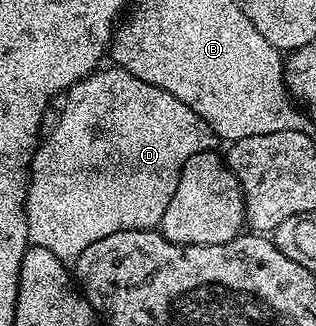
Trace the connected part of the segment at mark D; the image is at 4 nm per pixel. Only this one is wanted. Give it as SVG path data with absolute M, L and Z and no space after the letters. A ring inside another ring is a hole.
M103 65L86 75L83 79L78 79L76 83L66 92L65 100L67 104L63 107L63 112L59 115L59 120L55 123L55 128L51 132L46 132L45 138L36 146L35 155L31 158L31 180L27 183L27 241L32 247L49 249L57 261L68 265L74 265L93 245L93 241L101 241L101 237L110 237L112 233L122 231L150 231L158 228L159 223L165 217L165 209L169 207L169 197L177 193L177 181L181 177L181 169L189 157L196 155L204 148L211 149L216 146L217 136L209 130L207 123L185 101L177 101L173 93L165 93L165 89L157 89L157 85L149 85L149 81L141 81L141 77L133 77L125 69L114 65Z

